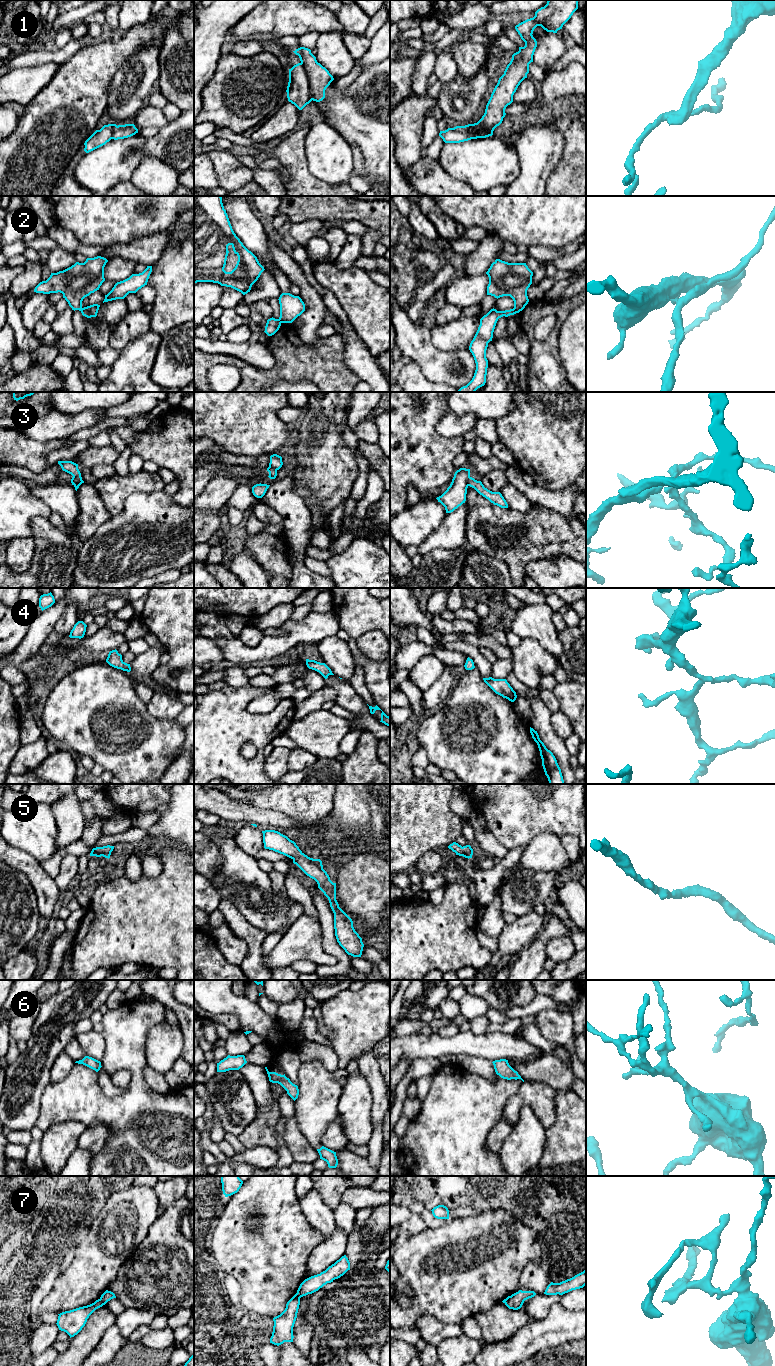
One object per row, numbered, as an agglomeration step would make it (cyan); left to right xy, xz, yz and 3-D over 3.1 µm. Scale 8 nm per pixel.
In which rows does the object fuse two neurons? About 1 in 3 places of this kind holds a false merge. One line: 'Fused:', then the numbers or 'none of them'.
Fused: 1, 2, 3, 7

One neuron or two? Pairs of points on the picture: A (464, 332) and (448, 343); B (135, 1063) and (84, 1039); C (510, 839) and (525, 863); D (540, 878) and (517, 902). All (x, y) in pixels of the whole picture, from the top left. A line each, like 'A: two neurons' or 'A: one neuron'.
A: one neuron
B: two neurons
C: two neurons
D: one neuron

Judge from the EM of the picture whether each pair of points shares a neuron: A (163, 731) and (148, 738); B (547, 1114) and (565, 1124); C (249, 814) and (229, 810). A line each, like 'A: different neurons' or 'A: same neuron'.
A: same neuron
B: different neurons
C: same neuron

